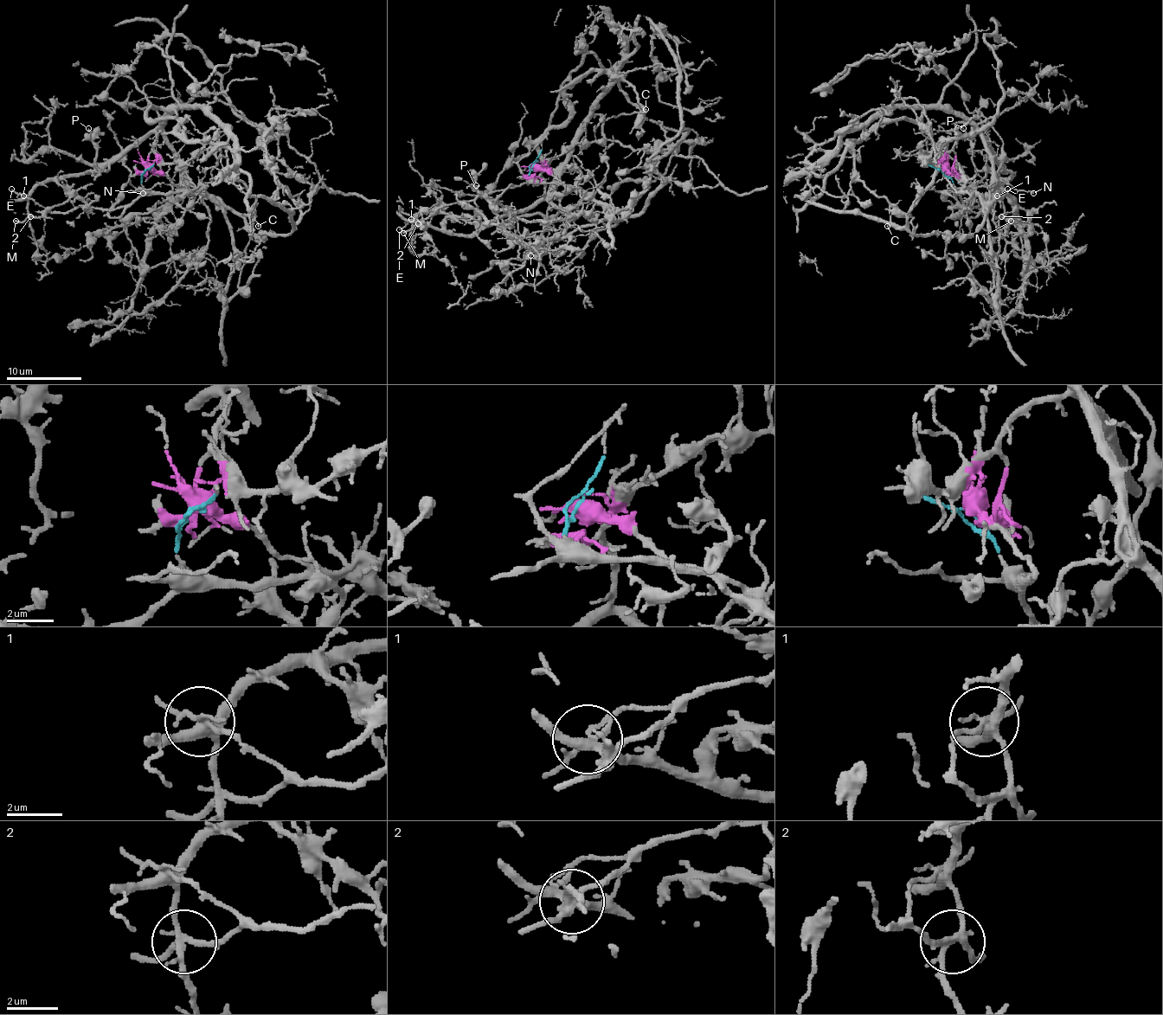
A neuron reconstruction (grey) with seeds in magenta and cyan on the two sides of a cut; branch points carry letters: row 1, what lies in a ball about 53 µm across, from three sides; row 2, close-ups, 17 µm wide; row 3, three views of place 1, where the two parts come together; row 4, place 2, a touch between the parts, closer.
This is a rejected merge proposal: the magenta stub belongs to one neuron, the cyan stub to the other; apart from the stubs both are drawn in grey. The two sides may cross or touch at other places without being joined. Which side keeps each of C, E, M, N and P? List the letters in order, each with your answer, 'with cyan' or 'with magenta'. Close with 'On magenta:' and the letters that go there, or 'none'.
C: with magenta
E: with cyan
M: with cyan
N: with cyan
P: with magenta
On magenta: C, P

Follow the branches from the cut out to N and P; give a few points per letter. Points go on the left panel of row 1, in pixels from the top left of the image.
N: (145, 168), (138, 197), (122, 215), (111, 216), (109, 211), (117, 195), (130, 181), (143, 194)
P: (147, 168), (155, 162), (157, 154), (152, 131), (131, 143), (107, 170), (96, 165), (96, 143), (88, 128)

